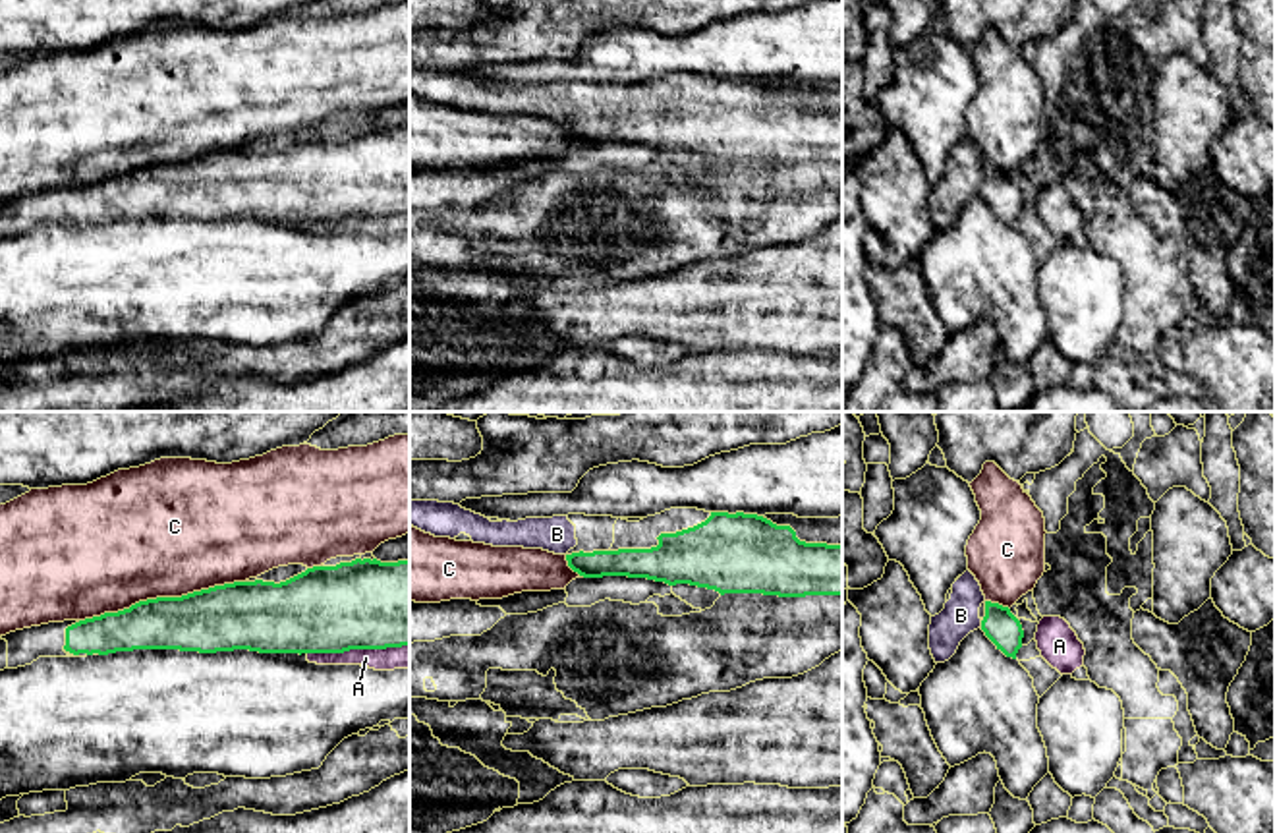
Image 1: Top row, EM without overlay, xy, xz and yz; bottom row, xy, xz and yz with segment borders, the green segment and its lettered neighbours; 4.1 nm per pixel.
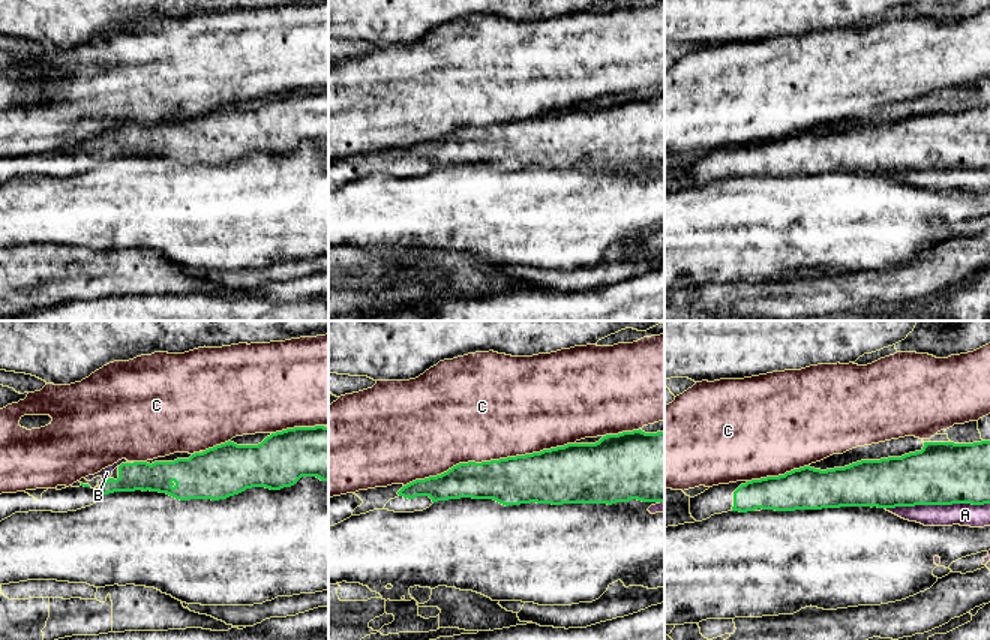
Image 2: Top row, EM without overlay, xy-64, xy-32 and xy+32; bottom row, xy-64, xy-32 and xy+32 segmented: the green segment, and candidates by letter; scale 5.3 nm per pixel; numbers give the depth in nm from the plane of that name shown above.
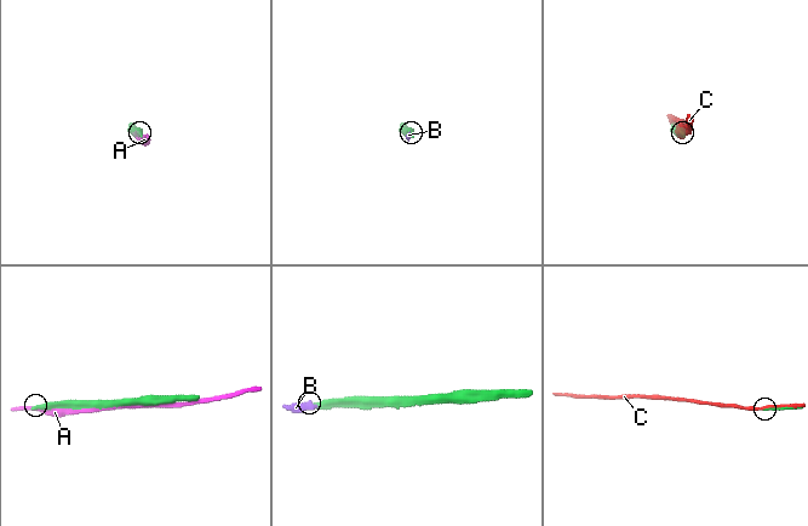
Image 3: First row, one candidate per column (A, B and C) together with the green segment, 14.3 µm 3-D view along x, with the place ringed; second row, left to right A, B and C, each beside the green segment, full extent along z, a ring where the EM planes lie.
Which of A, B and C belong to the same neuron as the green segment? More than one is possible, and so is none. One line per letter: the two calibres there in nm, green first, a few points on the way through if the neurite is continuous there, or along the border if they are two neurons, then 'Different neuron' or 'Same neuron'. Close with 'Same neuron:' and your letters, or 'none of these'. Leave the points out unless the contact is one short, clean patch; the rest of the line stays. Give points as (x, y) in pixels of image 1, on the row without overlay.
A: Thickness 360 nm (green) against 100 nm. Different neuron
B: Thickness 150 nm (green) against 160 nm. Path across: yz (1001, 194), (982, 192), (961, 182). Same neuron
C: Thickness 260 nm (green) against 500 nm. Different neuron
Same neuron: B

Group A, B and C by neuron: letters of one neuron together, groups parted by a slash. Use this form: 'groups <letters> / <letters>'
groups A / B / C

